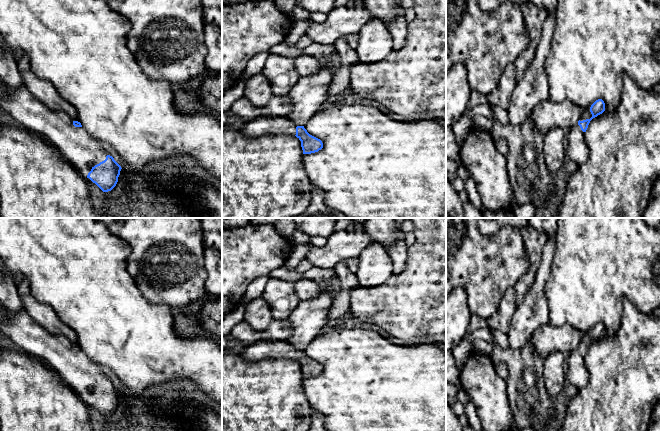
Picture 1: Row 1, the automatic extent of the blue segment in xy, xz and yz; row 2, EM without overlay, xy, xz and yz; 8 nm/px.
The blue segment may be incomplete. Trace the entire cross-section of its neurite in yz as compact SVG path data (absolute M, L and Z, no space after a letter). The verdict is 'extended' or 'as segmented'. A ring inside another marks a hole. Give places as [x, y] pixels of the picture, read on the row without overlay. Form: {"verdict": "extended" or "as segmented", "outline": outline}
{"verdict": "extended", "outline": "M602 323L596 324L589 332L582 336L578 347L570 352L568 359L569 373L567 380L580 390L586 385L589 379L589 373L586 368L585 356L590 345L605 335L605 327Z"}

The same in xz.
{"verdict": "extended", "outline": "M257 341L248 345L239 354L247 362L258 362L263 359L296 360L301 365L303 378L315 377L323 372L320 363L310 359L304 350L296 350L287 341Z"}

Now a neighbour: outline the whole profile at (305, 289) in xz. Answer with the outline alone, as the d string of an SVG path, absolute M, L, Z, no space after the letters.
M300 278L296 281L294 288L300 301L316 298L323 289L319 284L307 278Z

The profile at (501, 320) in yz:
M510 288L505 292L496 313L486 319L487 327L490 330L508 333L516 306L516 292L514 288Z

